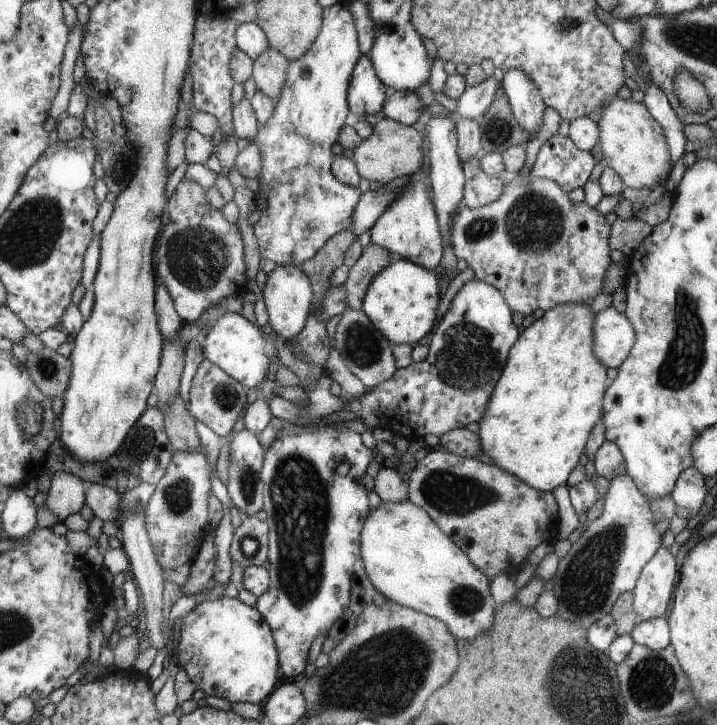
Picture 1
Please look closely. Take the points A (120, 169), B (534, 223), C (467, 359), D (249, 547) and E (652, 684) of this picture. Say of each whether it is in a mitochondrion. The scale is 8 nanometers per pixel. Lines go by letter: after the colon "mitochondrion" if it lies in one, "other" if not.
A: mitochondrion
B: mitochondrion
C: mitochondrion
D: mitochondrion
E: mitochondrion

